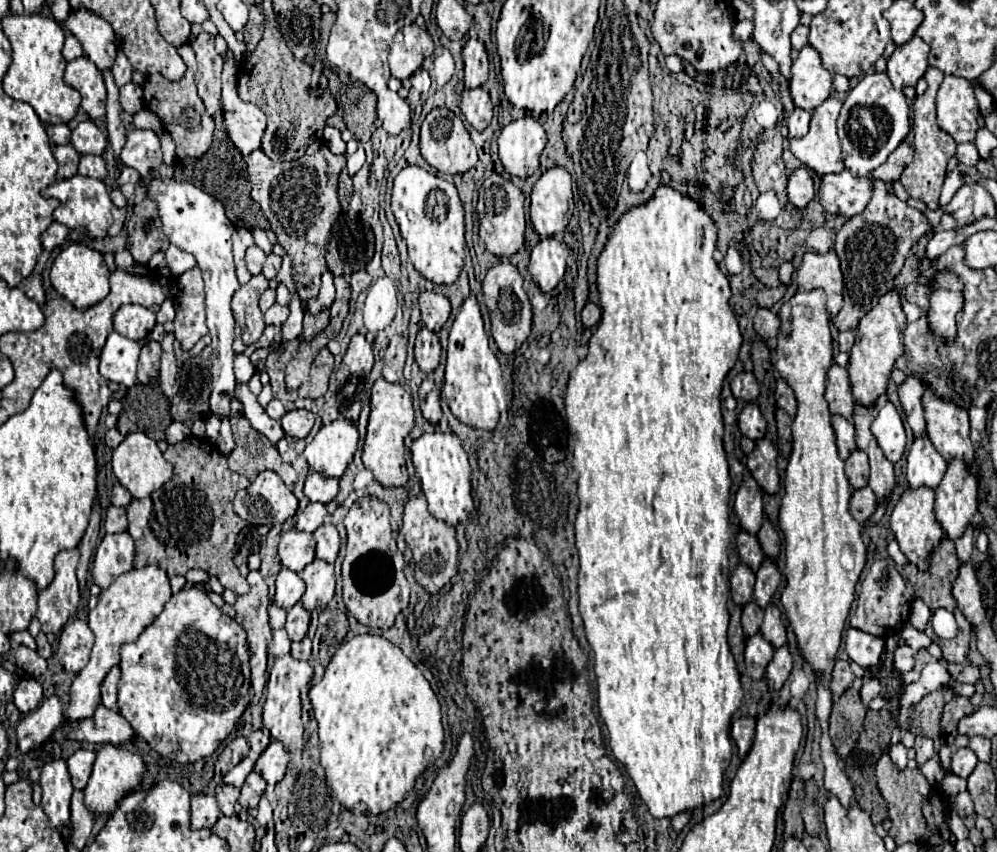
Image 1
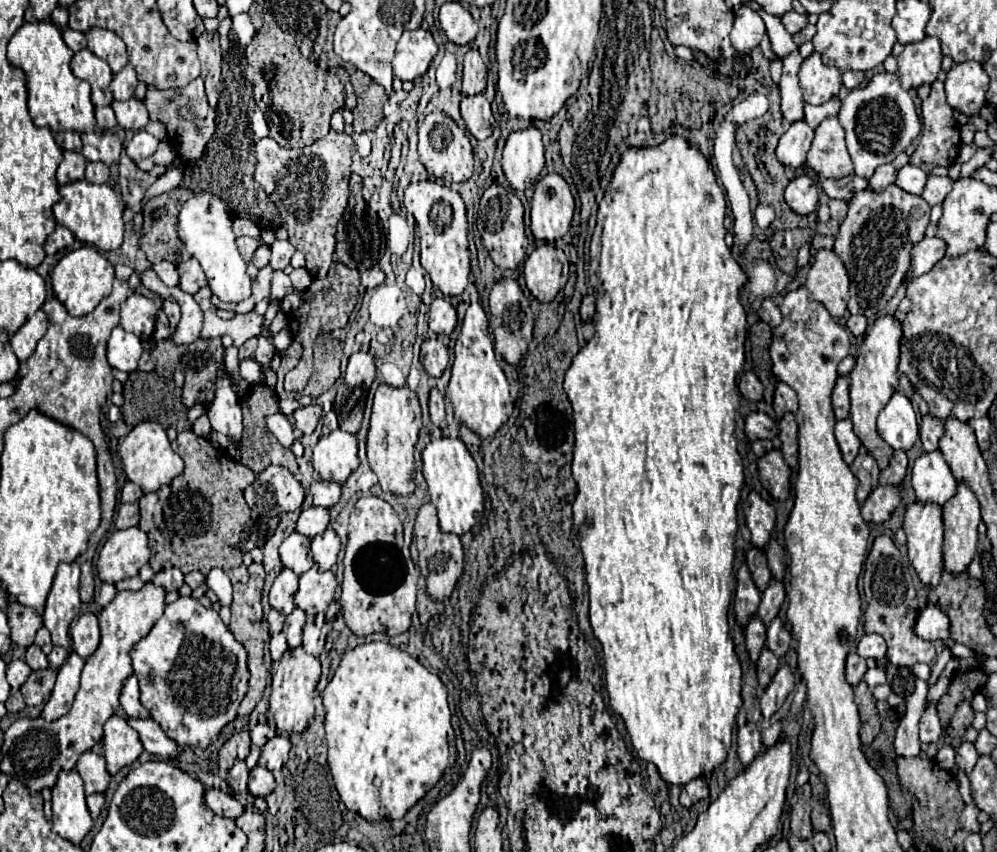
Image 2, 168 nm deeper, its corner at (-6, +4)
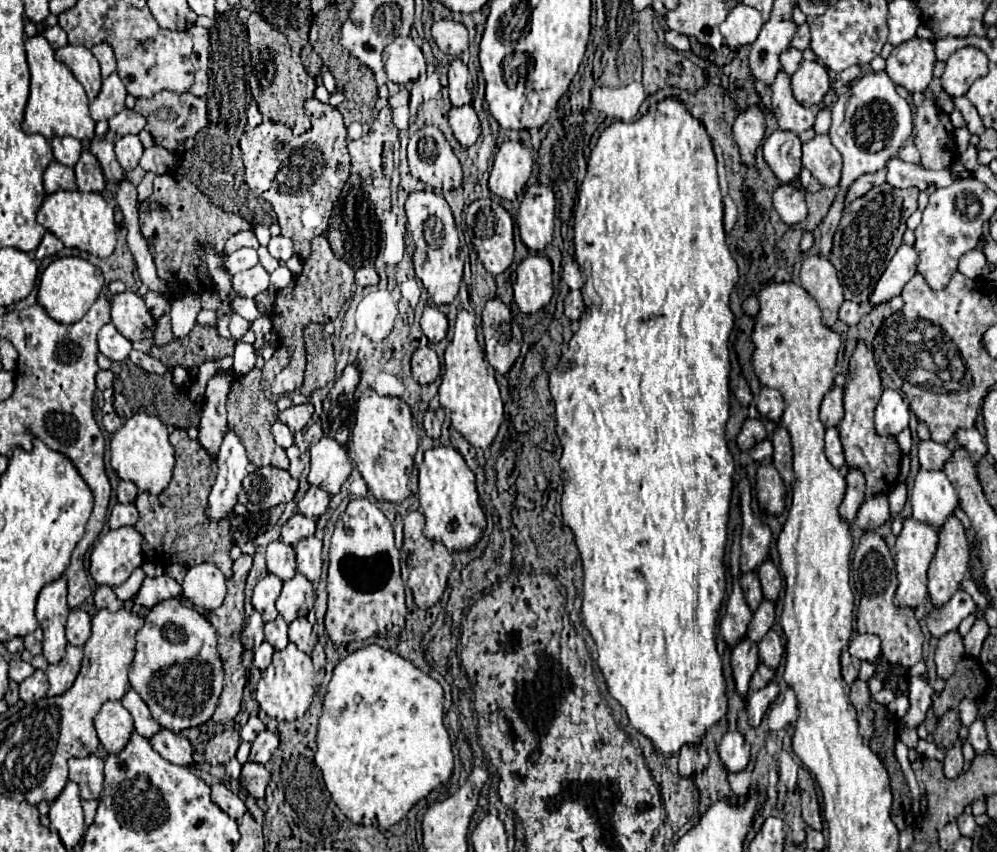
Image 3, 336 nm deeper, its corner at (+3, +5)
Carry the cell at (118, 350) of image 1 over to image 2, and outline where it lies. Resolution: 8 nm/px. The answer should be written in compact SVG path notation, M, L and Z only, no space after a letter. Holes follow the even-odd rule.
M115 327L111 331L109 343L107 343L107 361L111 367L131 373L137 369L137 361L141 353L143 353L143 347L139 337L123 331L121 327Z

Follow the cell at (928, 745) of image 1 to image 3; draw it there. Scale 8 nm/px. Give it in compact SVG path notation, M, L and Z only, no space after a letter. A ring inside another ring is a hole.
M922 678L910 680L910 710L904 716L906 726L918 728L926 720L926 712L932 706L932 694L934 690Z

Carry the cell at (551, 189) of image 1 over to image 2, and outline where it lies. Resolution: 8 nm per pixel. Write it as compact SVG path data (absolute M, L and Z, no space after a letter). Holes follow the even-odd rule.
M557 173L545 175L531 199L531 233L539 241L561 239L571 225L575 201L565 179Z

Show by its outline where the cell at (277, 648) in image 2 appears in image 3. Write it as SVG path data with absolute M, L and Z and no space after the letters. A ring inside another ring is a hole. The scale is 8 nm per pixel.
M262 642L256 650L254 650L254 666L264 670L270 662L272 662L272 654L274 654L274 648L268 644L268 642Z

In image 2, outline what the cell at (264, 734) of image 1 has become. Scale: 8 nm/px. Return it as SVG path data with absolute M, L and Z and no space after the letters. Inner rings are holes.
M259 723L259 725L255 725L253 729L250 731L251 741L257 745L257 747L263 747L271 737L275 737L276 731L271 727L271 725L267 725L267 723Z

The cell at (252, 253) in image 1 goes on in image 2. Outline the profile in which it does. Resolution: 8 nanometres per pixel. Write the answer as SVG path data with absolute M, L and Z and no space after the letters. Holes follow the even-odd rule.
M259 247L259 249L253 253L251 263L253 263L257 269L263 269L263 267L269 263L269 247Z

